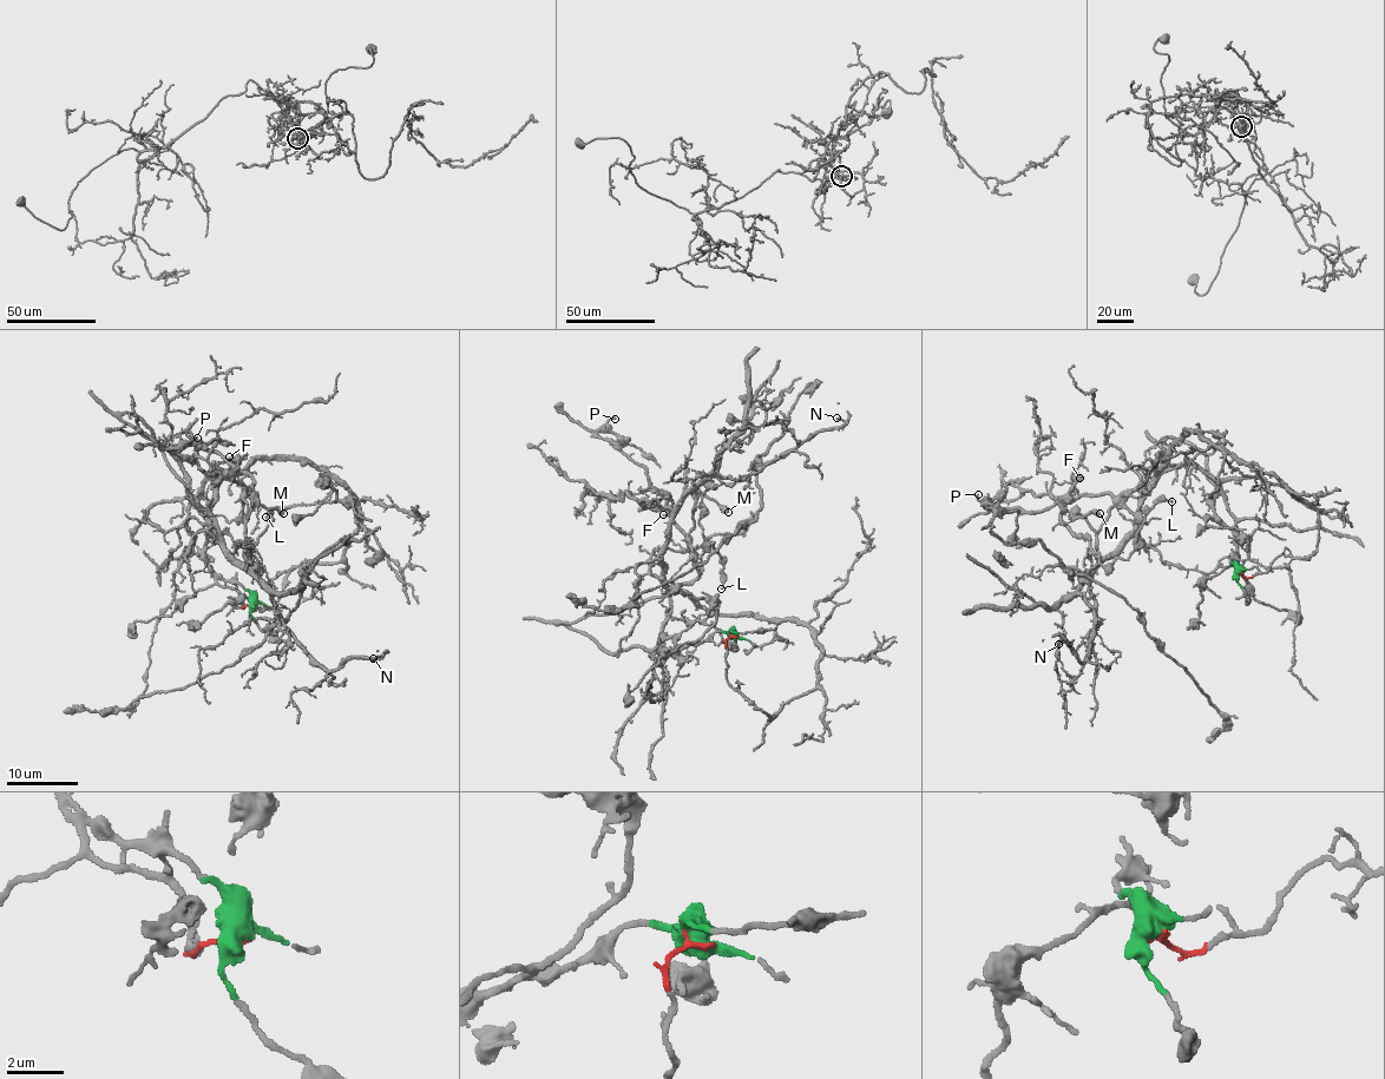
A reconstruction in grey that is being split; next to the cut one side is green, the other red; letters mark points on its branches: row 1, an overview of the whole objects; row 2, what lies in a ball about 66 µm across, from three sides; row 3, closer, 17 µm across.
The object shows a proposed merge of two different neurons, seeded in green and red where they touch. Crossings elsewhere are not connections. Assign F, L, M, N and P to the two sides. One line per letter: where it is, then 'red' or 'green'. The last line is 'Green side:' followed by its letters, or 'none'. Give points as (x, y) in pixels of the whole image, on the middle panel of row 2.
F: at (663, 514); green
L: at (721, 589); green
M: at (728, 512); green
N: at (837, 418); red
P: at (615, 419); green
Green side: F, L, M, P

